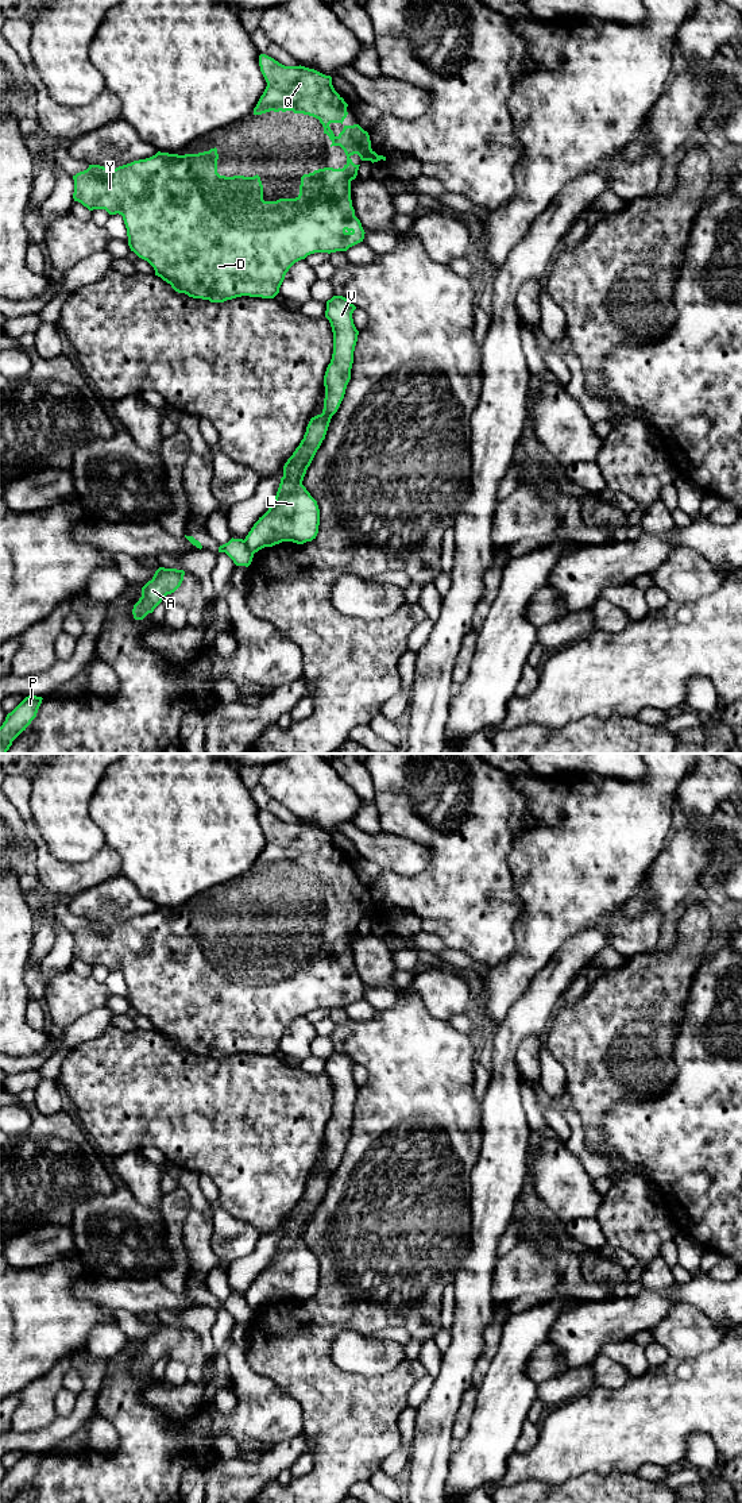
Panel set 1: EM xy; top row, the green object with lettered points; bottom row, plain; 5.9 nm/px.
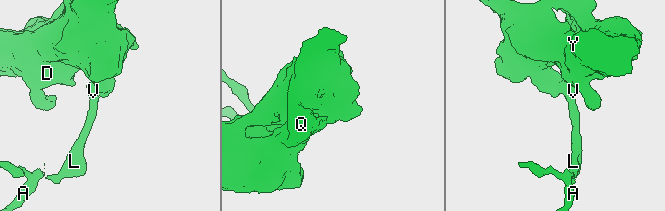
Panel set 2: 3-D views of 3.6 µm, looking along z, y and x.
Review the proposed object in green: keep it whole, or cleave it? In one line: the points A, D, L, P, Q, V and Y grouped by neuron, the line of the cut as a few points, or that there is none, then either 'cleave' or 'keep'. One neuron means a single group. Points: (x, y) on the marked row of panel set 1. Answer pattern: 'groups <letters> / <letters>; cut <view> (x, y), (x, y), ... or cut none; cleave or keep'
groups A P / D L Q V Y; cut xy (244, 539), (248, 548), (254, 552); cleave

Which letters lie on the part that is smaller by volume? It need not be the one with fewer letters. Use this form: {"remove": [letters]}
{"remove": ["A", "P"]}

